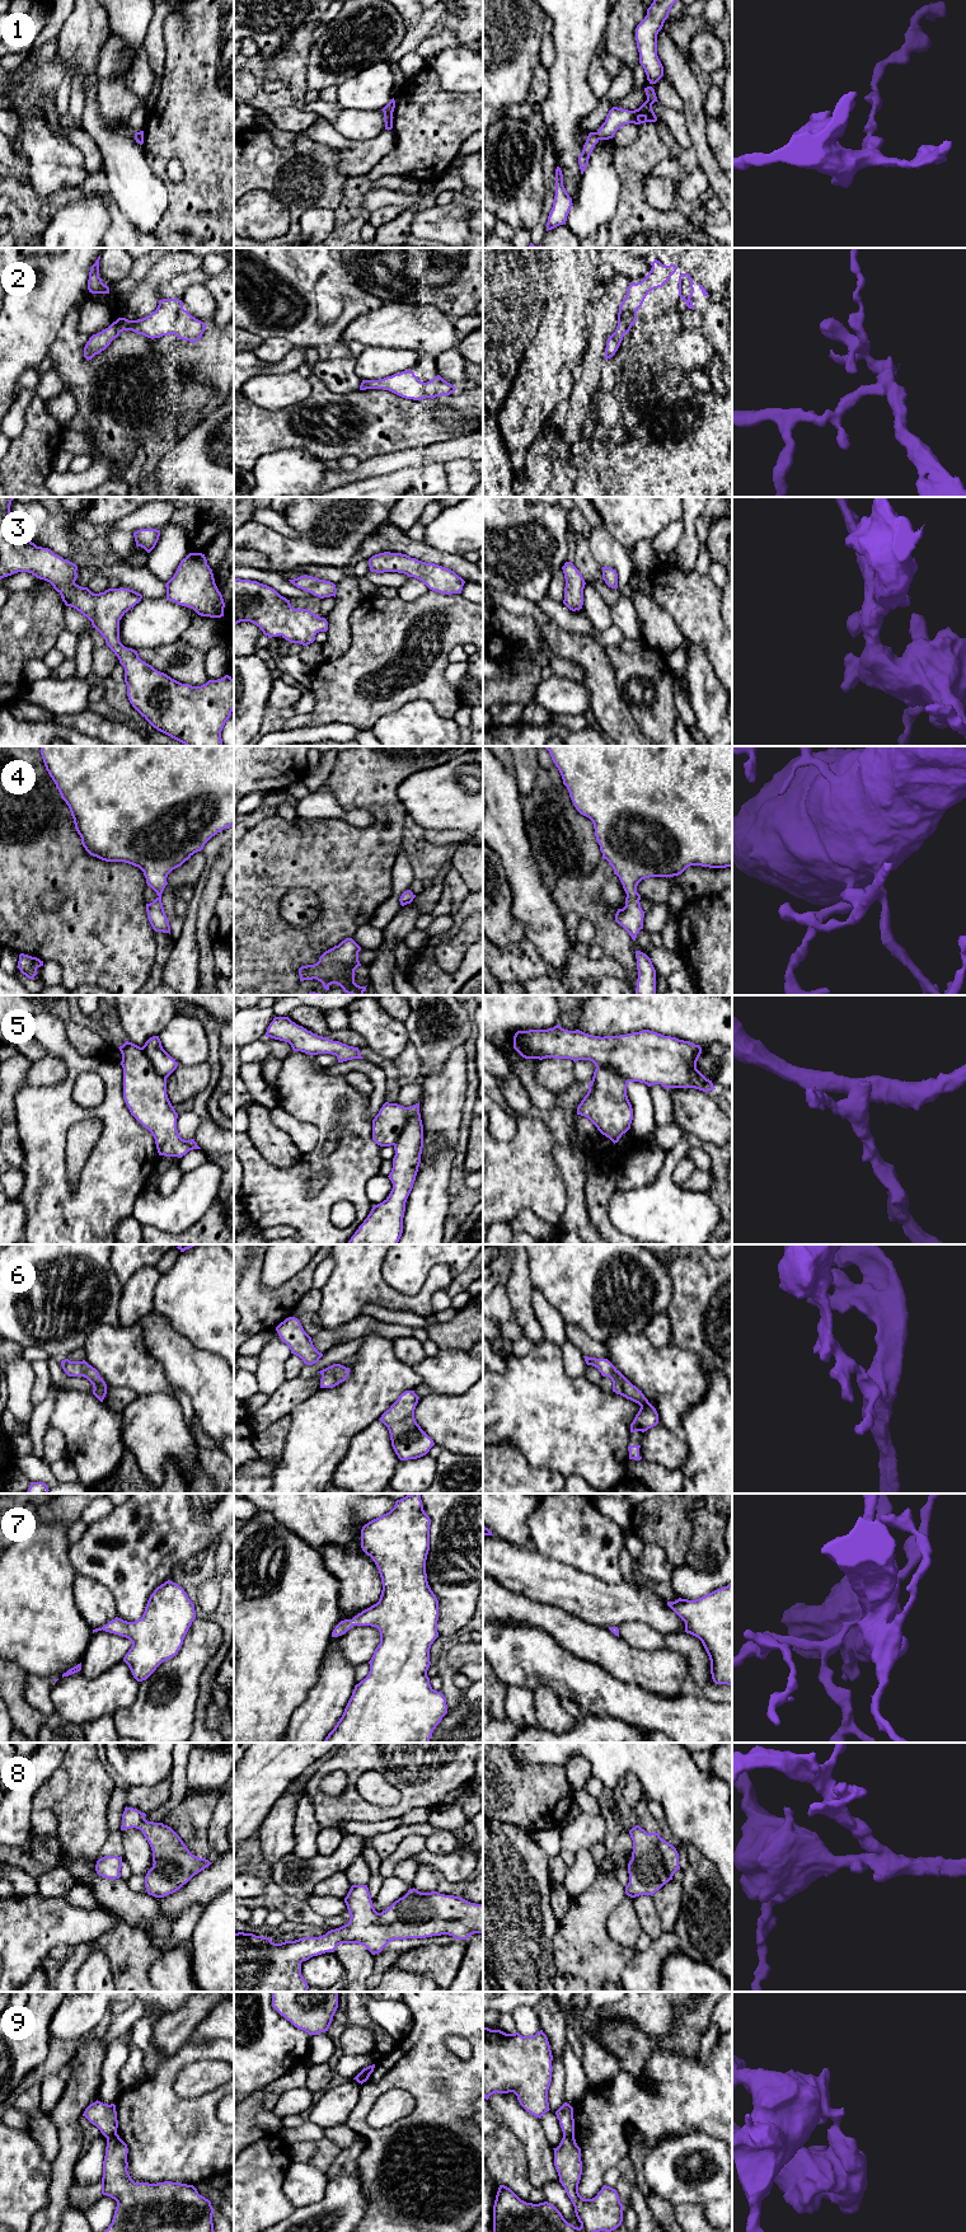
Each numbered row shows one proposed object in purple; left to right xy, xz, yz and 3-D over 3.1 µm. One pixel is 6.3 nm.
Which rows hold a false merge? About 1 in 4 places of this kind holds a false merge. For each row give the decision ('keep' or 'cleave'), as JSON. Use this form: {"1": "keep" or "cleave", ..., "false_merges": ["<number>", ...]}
{"1": "cleave", "2": "cleave", "3": "keep", "4": "keep", "5": "cleave", "6": "keep", "7": "keep", "8": "keep", "9": "cleave", "false_merges": ["1", "2", "5", "9"]}

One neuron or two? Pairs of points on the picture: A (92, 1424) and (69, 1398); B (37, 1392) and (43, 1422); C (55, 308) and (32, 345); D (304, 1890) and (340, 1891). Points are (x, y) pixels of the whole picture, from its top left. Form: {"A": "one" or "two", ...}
{"A": "one", "B": "two", "C": "one", "D": "two"}

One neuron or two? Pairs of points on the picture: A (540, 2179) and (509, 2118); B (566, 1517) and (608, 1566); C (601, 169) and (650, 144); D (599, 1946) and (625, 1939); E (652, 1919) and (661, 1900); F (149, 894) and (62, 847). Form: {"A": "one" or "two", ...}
{"A": "one", "B": "one", "C": "two", "D": "two", "E": "two", "F": "two"}

